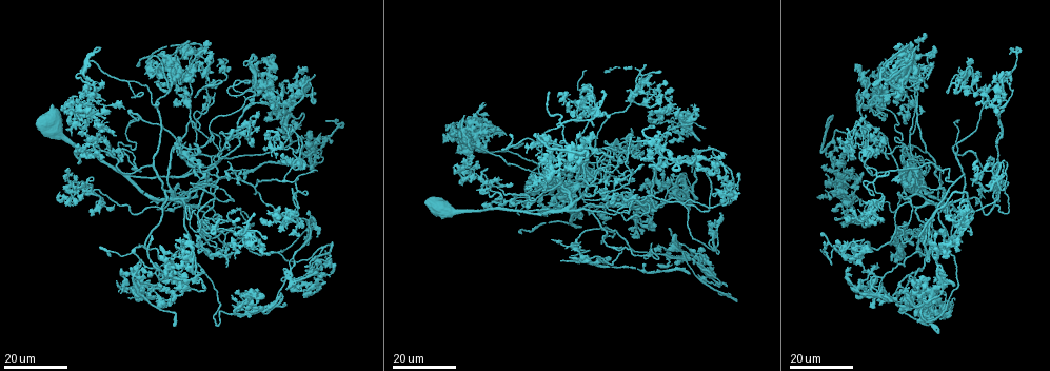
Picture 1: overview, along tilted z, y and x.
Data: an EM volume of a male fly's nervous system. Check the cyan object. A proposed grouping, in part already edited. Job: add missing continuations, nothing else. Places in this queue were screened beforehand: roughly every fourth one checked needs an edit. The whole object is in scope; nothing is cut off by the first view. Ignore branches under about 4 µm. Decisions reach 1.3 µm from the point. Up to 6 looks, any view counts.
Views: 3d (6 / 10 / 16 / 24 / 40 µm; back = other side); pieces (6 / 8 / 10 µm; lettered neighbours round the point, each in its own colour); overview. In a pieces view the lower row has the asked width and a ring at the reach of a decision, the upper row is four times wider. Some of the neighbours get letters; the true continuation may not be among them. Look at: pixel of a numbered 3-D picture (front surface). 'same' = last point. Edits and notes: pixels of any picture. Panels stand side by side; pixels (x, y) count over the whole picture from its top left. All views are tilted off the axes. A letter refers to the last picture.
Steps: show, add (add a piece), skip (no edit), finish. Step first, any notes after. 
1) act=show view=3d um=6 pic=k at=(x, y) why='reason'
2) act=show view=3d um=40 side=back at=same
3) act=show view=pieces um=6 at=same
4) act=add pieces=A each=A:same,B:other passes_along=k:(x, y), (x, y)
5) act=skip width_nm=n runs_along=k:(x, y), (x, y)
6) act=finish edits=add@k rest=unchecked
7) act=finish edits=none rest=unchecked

act=show view=3d um=16 pic=1 at=(885, 68) why='long arm stops here'

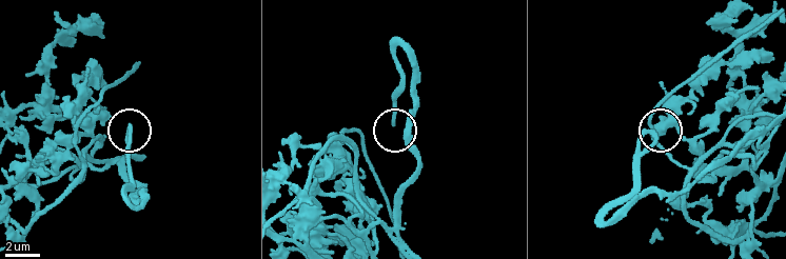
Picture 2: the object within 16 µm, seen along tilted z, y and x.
act=show view=pieces um=6 pic=2 at=(652, 130) why='see the neighbours'

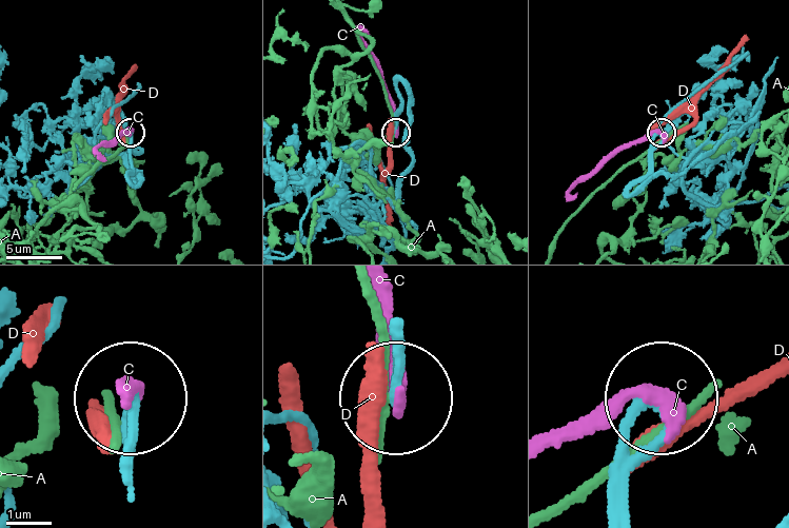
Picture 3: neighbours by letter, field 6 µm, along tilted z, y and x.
act=skip each=A:other,C:other,D:other found='none of them fits'

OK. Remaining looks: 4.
act=show view=3d um=24 pic=1 at=(872, 83) why='free end'

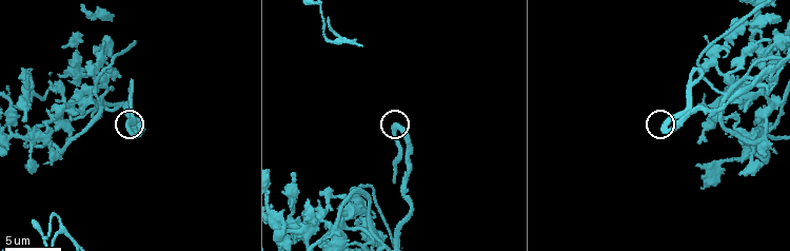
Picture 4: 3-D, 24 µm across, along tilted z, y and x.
act=show view=3d um=10 pic=4 at=(662, 129)

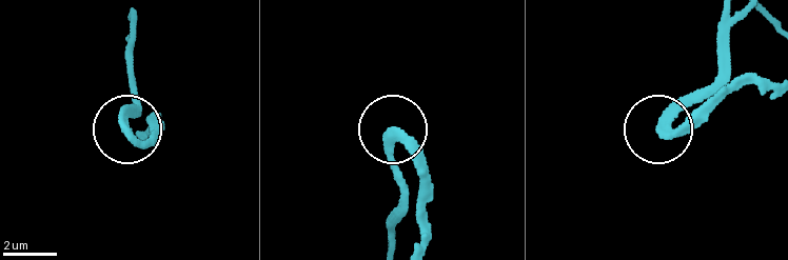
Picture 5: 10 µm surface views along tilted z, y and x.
act=show view=pieces um=10 pic=5 at=(391, 132)

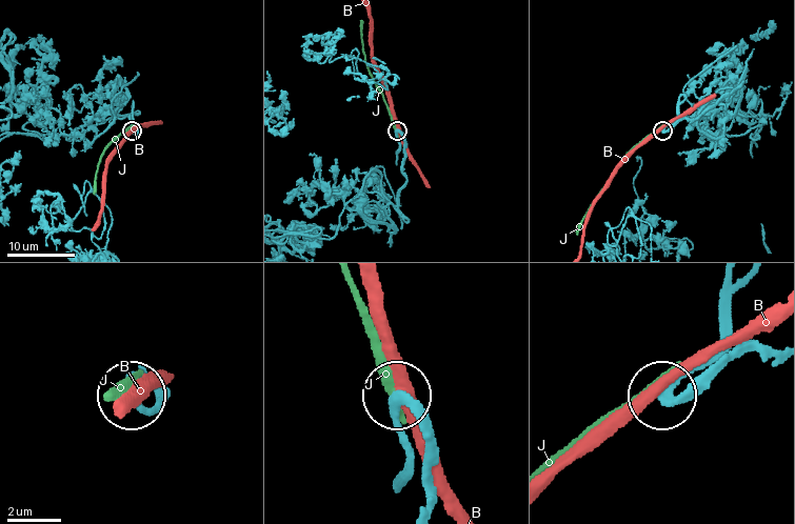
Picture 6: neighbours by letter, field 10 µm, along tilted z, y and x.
act=skip each=B:other,J:other runs_along=6:(724, 120), (727, 96), (695, 118), (673, 120), (662, 130) found='none of them fits'

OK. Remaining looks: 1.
act=finish edits=none rest=unchecked

